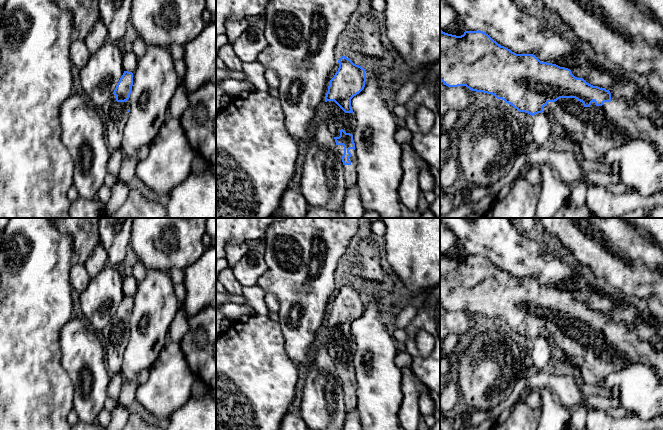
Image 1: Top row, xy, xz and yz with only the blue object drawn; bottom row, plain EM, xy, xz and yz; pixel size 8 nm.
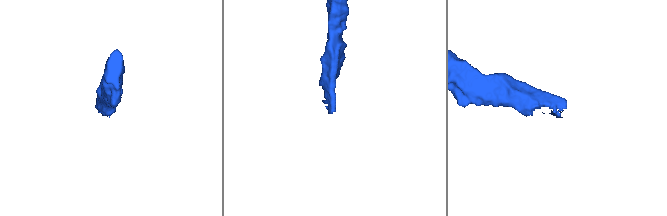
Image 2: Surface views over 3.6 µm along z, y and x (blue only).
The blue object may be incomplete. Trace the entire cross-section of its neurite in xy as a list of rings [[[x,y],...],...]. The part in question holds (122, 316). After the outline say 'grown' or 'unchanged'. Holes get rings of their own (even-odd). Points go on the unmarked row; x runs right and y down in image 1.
[[[124,295],[113,318],[99,333],[111,377],[122,376],[123,355],[129,341],[129,321],[132,310],[133,297]]]; grown

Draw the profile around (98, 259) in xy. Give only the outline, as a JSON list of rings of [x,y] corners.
[[[98,244],[84,263],[91,278],[94,278],[103,268],[108,266],[108,255],[101,244]]]

